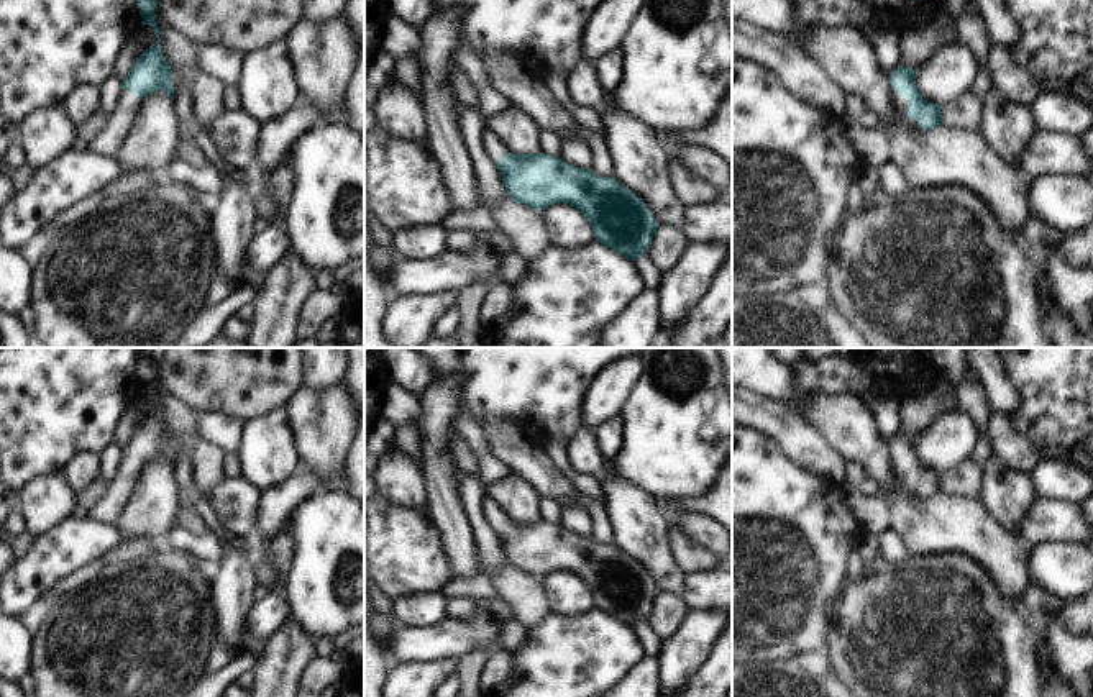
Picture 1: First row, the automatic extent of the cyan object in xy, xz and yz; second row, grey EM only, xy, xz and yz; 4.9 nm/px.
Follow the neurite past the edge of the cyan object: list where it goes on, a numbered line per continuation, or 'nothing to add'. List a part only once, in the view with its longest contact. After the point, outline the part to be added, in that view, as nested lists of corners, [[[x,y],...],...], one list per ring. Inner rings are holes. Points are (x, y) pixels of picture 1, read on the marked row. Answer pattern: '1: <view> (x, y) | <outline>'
1: yz (901, 104) | [[[893,90],[893,102],[894,102],[899,120],[906,125],[919,128],[917,121],[911,120],[908,113],[904,112],[909,107],[909,102],[904,98],[904,95]]]

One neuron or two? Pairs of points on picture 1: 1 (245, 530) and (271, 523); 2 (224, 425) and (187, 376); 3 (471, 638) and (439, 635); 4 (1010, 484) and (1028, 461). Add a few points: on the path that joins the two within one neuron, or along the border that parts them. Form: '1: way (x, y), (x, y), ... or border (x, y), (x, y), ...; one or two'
1: border (260, 491), (250, 540); two
2: border (199, 412), (224, 412), (243, 423); two
3: way (463, 637), (447, 637); one
4: border (995, 455), (1008, 466), (1031, 476); two

